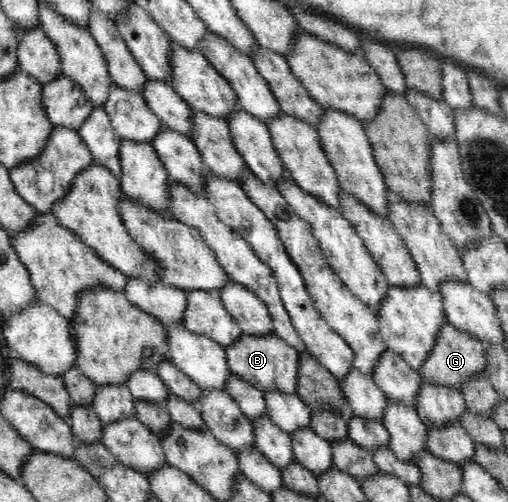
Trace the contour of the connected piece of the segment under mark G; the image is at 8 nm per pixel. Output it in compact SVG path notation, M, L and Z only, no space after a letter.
M447 321L435 340L434 350L427 355L418 373L424 382L458 388L470 382L471 378L486 378L488 368L486 351L486 345L466 332L459 331Z

